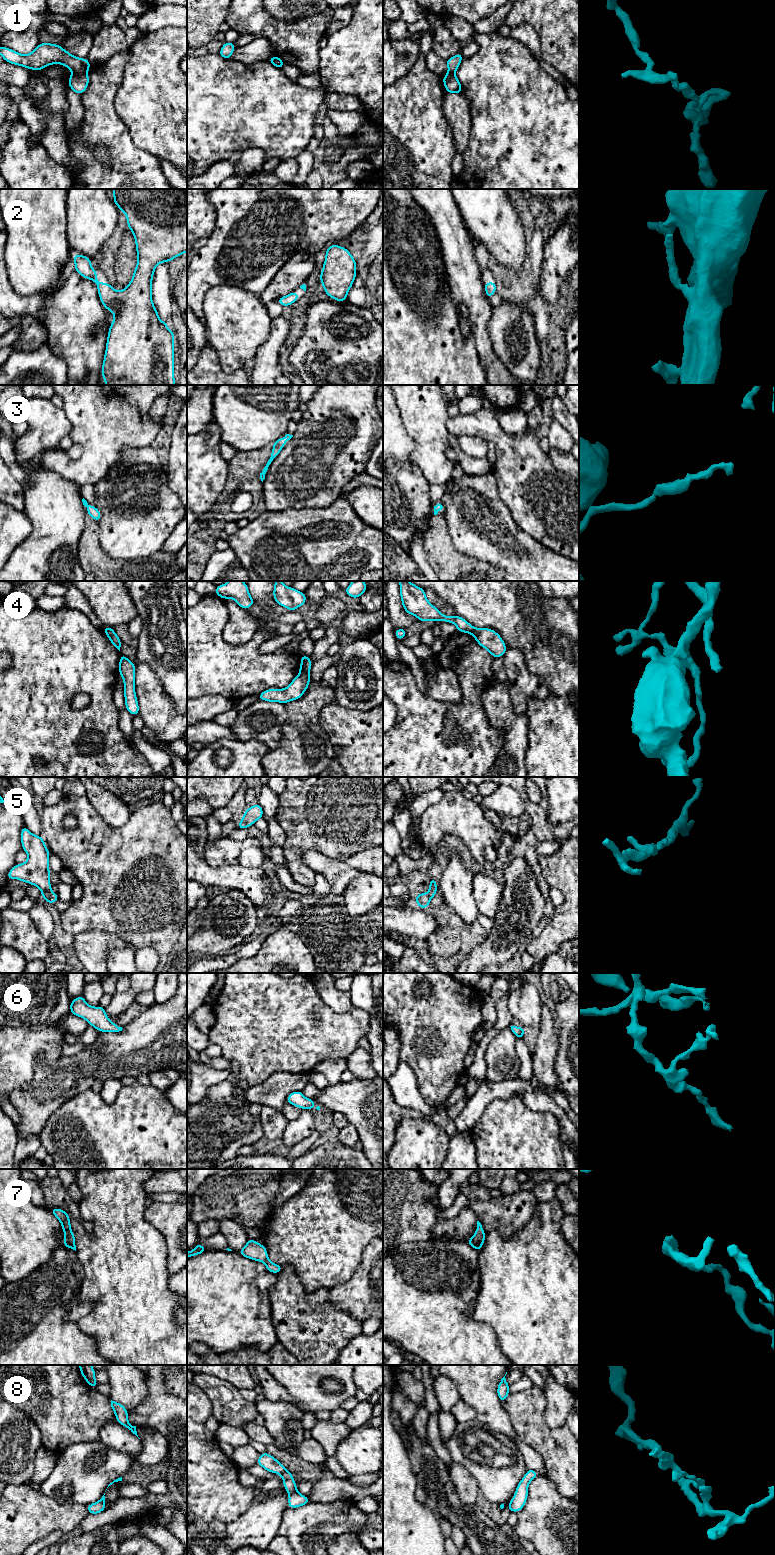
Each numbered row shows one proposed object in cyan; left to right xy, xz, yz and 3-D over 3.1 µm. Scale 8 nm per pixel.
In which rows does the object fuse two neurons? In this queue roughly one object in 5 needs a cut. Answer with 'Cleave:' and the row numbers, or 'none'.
Cleave: 1, 4

